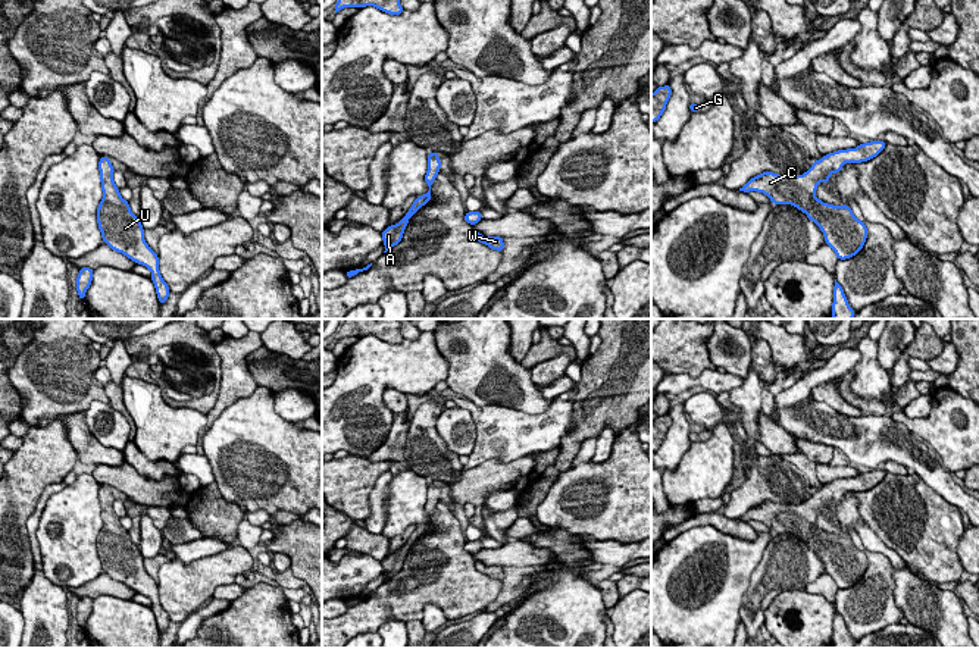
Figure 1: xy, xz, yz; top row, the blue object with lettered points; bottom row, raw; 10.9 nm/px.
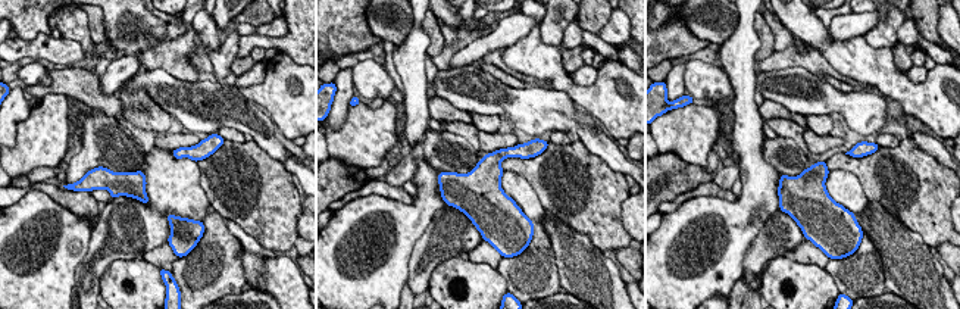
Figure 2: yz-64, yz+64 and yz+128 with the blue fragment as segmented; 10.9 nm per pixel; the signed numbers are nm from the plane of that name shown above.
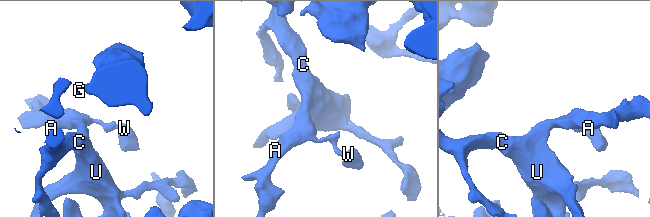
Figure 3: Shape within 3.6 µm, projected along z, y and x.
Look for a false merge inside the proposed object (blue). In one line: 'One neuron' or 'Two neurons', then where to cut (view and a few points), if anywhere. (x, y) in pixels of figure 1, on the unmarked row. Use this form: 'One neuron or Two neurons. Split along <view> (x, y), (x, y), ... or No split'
One neuron. No split

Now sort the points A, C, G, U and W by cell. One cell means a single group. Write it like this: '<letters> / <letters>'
A C G U W

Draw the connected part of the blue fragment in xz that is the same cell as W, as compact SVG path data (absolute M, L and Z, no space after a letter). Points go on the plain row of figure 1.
M475 560L475 567L491 579L503 580L504 577L503 566L484 566L481 561Z

